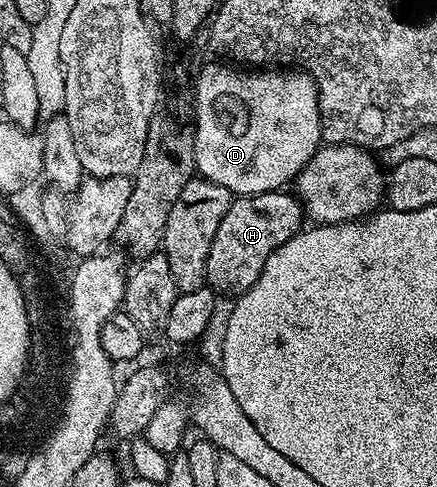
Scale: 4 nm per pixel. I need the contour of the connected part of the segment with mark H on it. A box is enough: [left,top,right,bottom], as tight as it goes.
[206,191,303,299]

